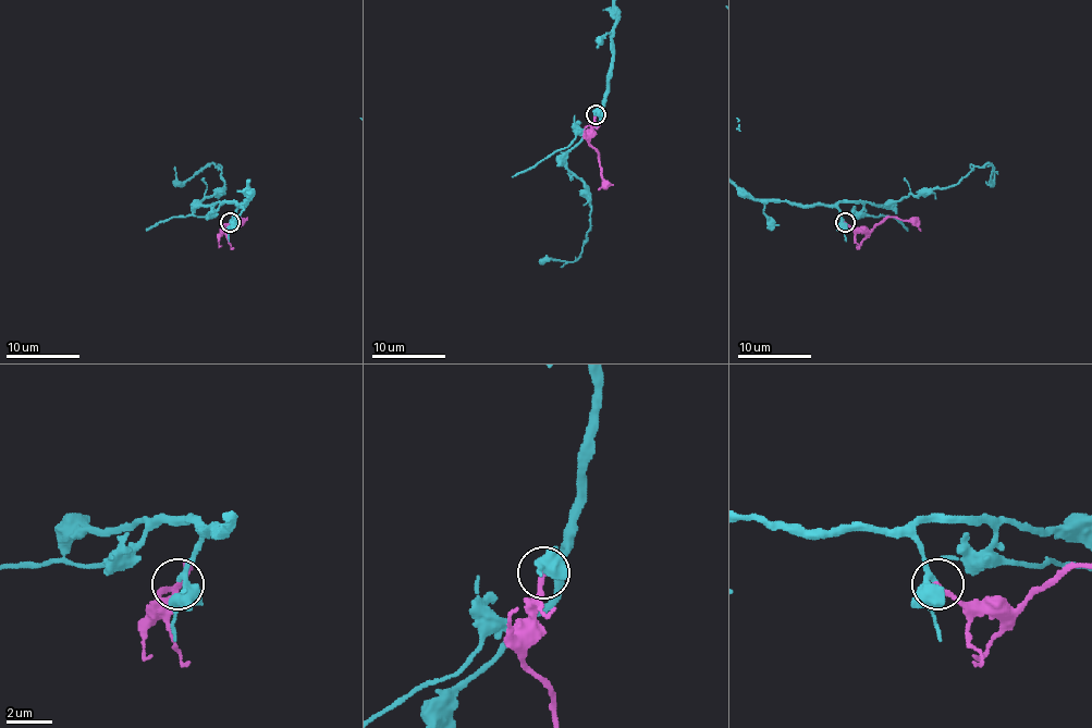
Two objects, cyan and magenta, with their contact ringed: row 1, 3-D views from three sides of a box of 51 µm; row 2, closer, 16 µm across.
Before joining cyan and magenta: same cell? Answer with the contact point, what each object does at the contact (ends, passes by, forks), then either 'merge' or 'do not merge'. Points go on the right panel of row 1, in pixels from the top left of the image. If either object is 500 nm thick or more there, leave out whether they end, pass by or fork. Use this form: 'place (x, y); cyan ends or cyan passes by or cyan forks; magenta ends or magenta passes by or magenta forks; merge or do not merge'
place (845, 222); cyan passes by; magenta ends; merge

